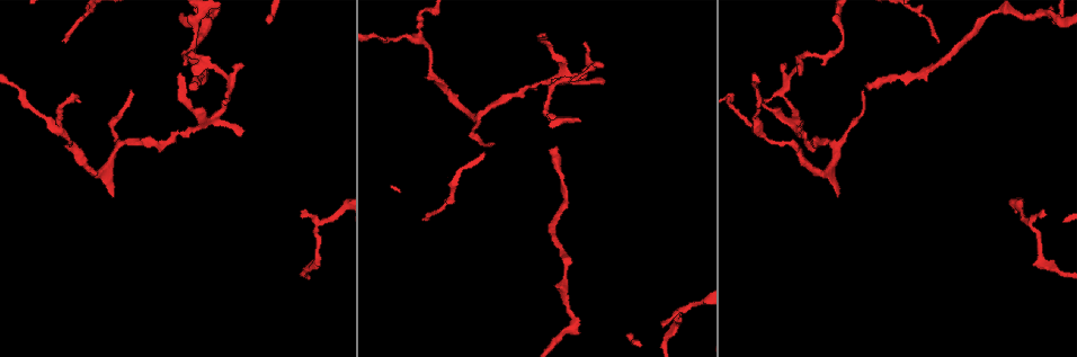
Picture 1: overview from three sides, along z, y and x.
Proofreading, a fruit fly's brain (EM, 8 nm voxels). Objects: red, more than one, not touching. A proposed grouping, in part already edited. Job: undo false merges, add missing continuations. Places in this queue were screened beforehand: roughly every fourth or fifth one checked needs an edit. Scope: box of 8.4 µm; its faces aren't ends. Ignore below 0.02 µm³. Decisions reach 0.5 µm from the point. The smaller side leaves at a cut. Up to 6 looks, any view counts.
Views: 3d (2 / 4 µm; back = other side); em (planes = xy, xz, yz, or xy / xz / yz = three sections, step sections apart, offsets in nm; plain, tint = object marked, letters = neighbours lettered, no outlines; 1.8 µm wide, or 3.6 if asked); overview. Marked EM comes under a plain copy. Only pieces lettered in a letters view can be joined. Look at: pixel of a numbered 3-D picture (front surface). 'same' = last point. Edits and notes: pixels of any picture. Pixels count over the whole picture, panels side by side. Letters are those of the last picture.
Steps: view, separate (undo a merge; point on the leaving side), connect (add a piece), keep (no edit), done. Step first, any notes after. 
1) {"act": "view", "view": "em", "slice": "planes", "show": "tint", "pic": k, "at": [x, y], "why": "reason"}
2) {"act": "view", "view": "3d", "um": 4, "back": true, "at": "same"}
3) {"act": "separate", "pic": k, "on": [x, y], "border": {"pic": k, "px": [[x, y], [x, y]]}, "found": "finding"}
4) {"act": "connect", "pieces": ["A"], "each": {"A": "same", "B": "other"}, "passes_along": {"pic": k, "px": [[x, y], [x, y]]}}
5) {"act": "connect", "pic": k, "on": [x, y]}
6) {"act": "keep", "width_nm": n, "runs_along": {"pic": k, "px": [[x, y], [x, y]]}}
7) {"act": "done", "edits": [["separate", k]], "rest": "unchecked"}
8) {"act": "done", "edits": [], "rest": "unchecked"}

{"act": "view", "view": "em", "slice": "planes", "show": "tint", "pic": 1, "at": [662, 327], "why": "thin end"}

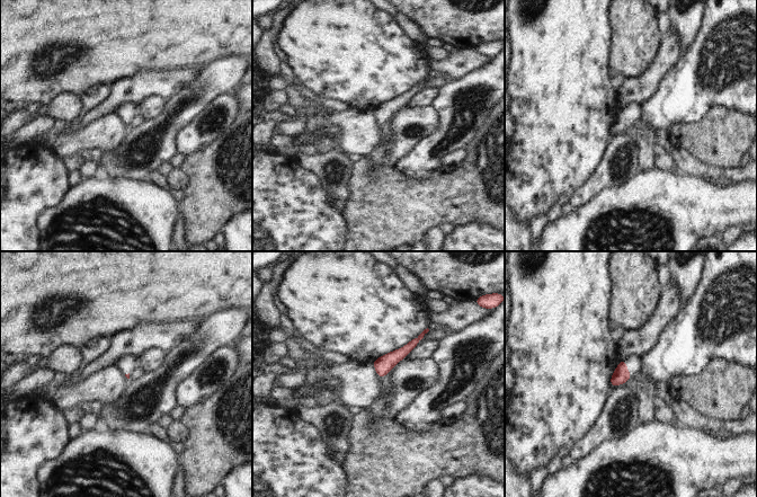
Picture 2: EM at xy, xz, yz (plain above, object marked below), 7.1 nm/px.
{"act": "view", "view": "em", "slice": "planes", "show": "letters", "at": "same"}

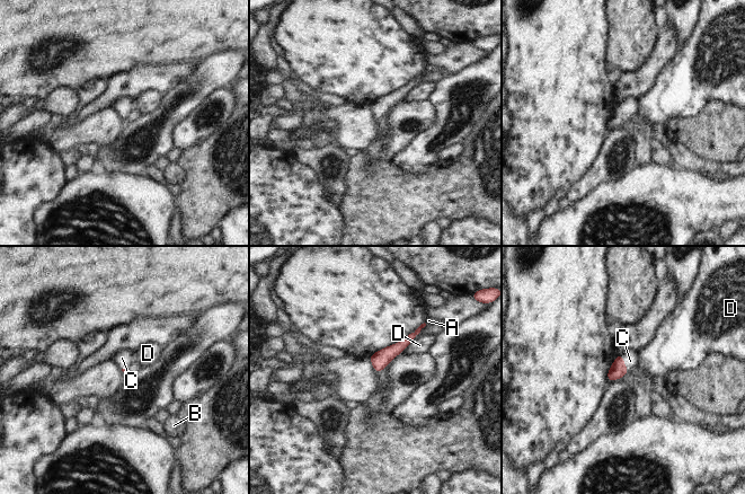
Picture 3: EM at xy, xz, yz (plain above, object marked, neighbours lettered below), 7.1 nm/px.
{"act": "connect", "pic": 3, "on": [630, 361], "each": {"A": "other", "B": "other", "C": "same", "D": "other"}, "passes_along": {"pic": 3, "px": [[618, 370], [622, 362], [630, 361]]}, "found": "the neuron continues"}

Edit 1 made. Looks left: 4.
{"act": "view", "view": "overview", "why": "redraw"}

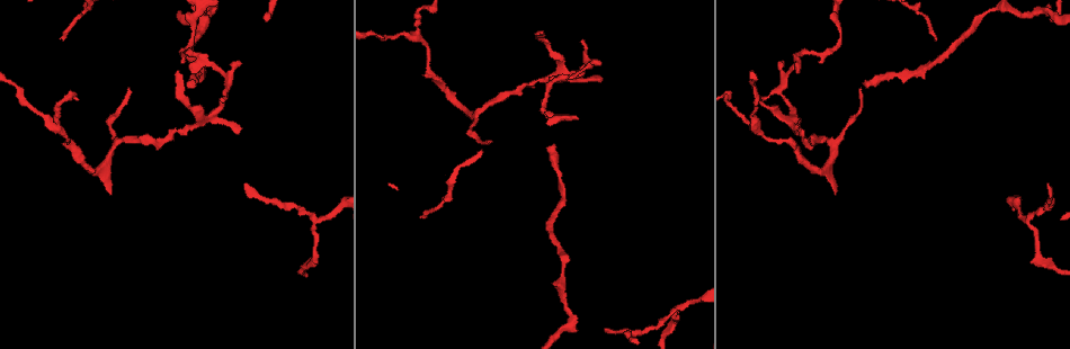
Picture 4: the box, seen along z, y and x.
{"act": "view", "view": "em", "slice": "planes", "show": "letters", "pic": 4, "at": [197, 74], "why": "thin neck"}

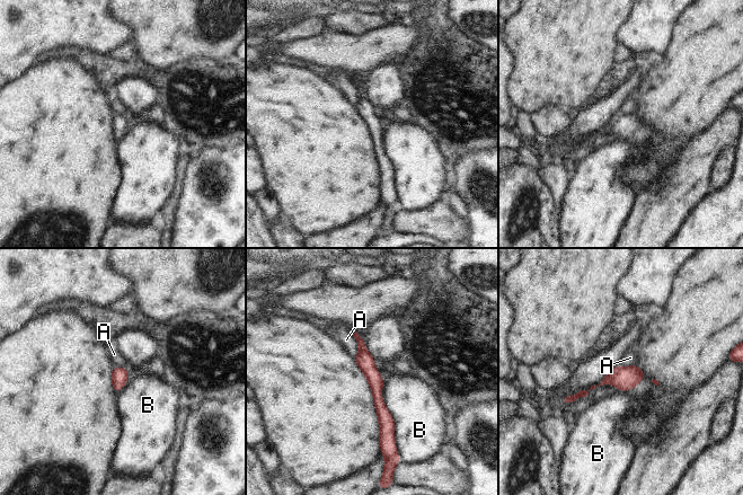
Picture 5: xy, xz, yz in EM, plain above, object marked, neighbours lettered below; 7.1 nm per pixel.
{"act": "keep", "each": {"A": "other", "B": "other"}, "runs_along": {"pic": 5, "px": [[359, 338], [385, 416], [385, 441]]}, "found": "continuous, no second neuron"}

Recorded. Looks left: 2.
{"act": "view", "view": "em", "slice": "xz", "step": 8, "show": "letters", "pic": 4, "at": [596, 65], "why": "tapers out"}

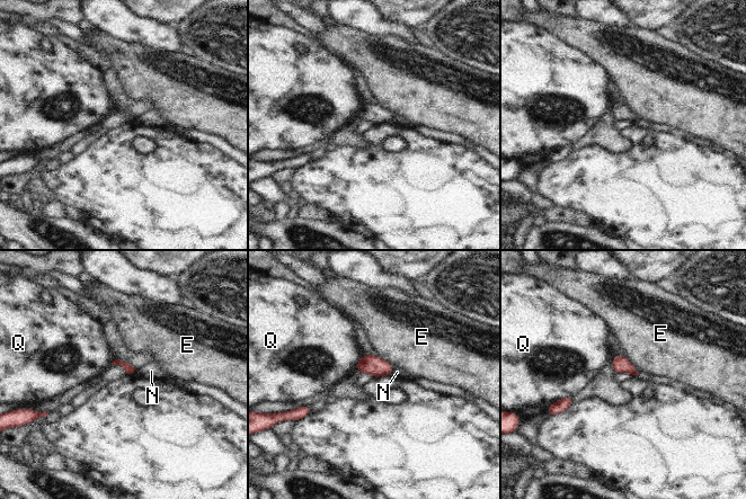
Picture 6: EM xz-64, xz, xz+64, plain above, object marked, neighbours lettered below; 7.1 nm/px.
{"act": "keep", "longest_contact_nm": ["E", 200], "each": {"E": "other", "N": "other", "Q": "other"}, "found": "no lettered piece goes on from it"}

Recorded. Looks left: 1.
{"act": "done", "edits": [["connect", 3]], "rest": "unchecked"}

